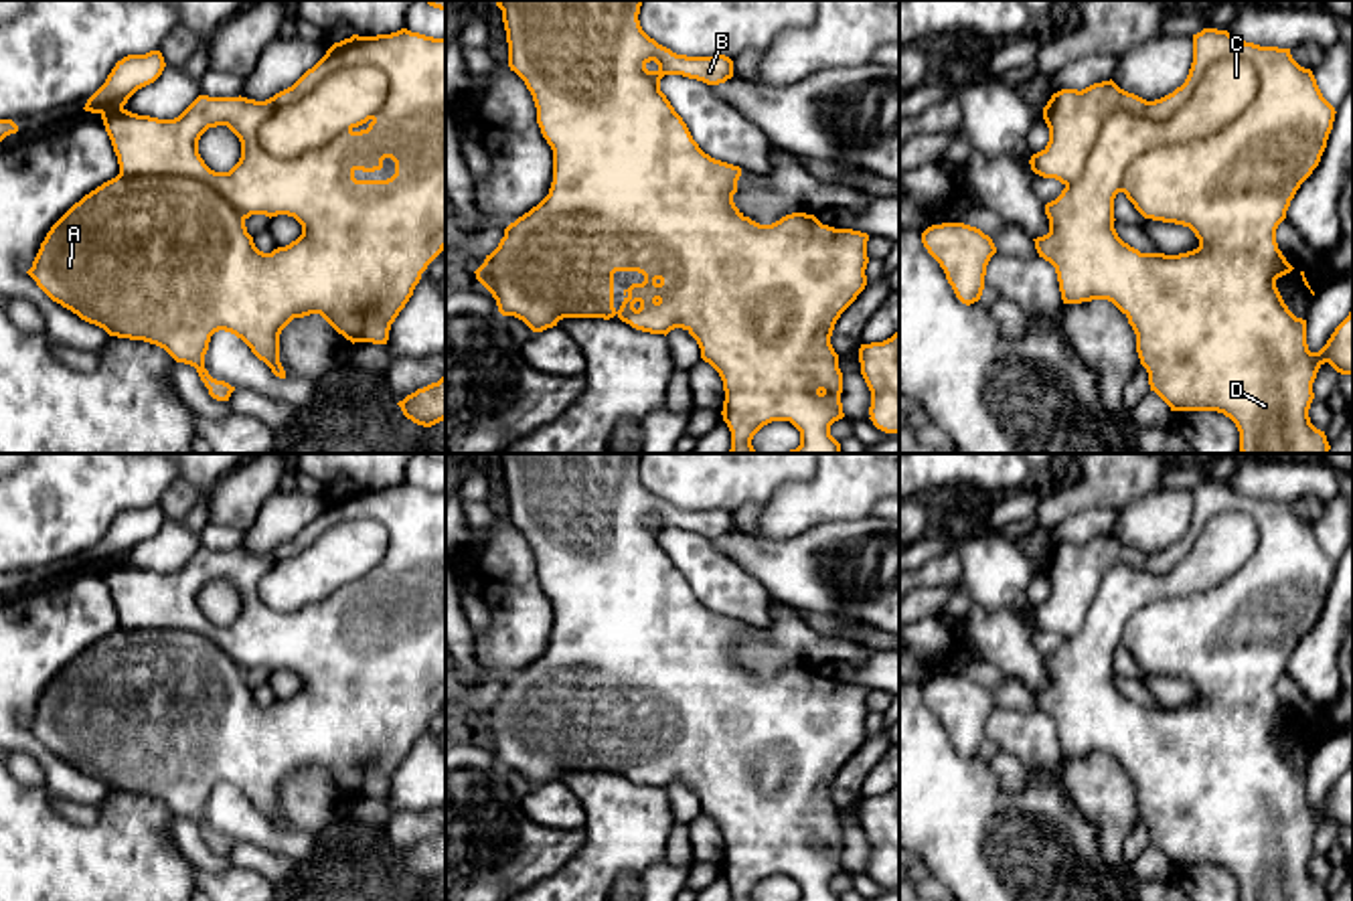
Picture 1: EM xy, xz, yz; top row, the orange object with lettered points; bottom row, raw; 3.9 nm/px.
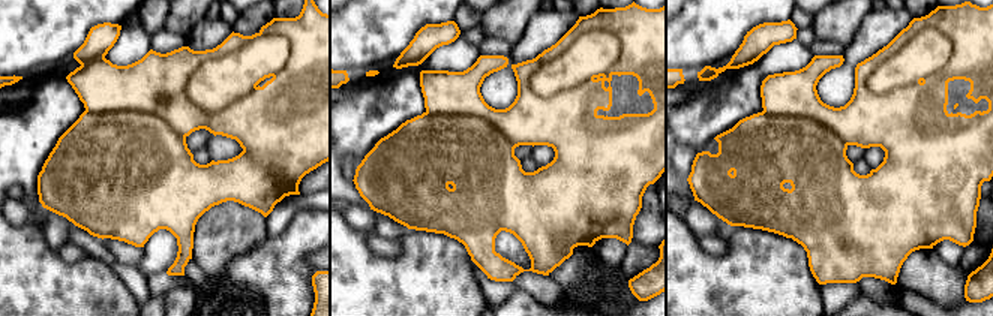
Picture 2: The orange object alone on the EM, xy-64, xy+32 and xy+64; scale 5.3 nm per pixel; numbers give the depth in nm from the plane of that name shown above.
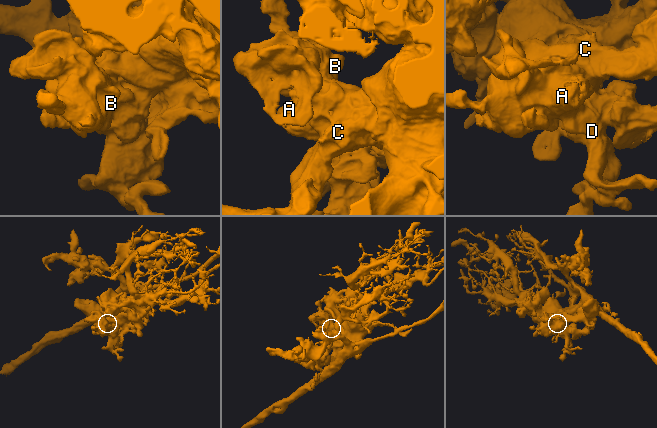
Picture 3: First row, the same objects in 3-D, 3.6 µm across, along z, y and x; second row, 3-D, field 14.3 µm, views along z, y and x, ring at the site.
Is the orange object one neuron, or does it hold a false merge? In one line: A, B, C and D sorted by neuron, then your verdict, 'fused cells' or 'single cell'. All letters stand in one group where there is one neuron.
groups A B C D; single cell

